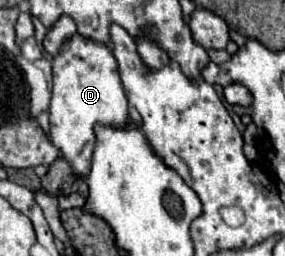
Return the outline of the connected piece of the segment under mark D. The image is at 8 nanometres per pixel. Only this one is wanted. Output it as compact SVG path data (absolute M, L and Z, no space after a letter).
M74 33L68 37L60 53L52 59L52 99L50 99L50 137L52 143L62 151L74 173L86 175L90 167L90 157L92 157L92 147L94 147L94 123L104 123L104 125L114 125L120 127L130 119L128 113L128 99L124 93L124 87L120 83L118 75L118 65L112 55L112 49L108 45L102 45L90 37L84 37L80 33Z

